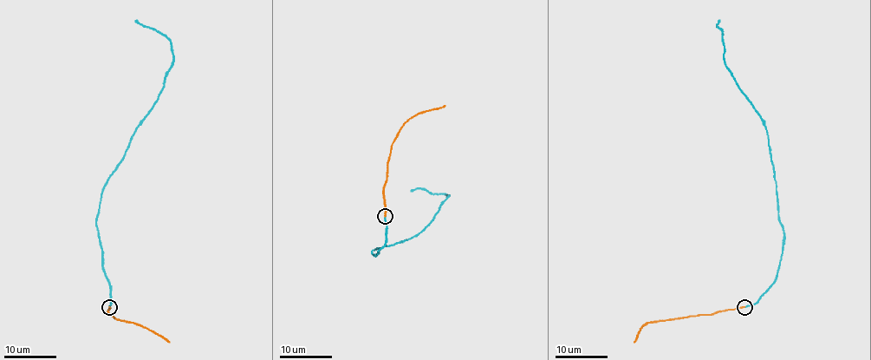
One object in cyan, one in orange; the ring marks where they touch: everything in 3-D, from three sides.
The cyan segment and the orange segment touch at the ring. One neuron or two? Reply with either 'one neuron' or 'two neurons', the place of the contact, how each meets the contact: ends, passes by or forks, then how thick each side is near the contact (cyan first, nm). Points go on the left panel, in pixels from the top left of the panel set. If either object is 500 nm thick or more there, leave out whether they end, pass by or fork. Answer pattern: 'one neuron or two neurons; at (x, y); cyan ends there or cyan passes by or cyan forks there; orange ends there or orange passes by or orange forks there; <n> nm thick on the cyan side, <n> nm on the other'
one neuron; at (109, 307); cyan ends there; orange ends there; 190 nm thick on the cyan side, 190 nm on the other

